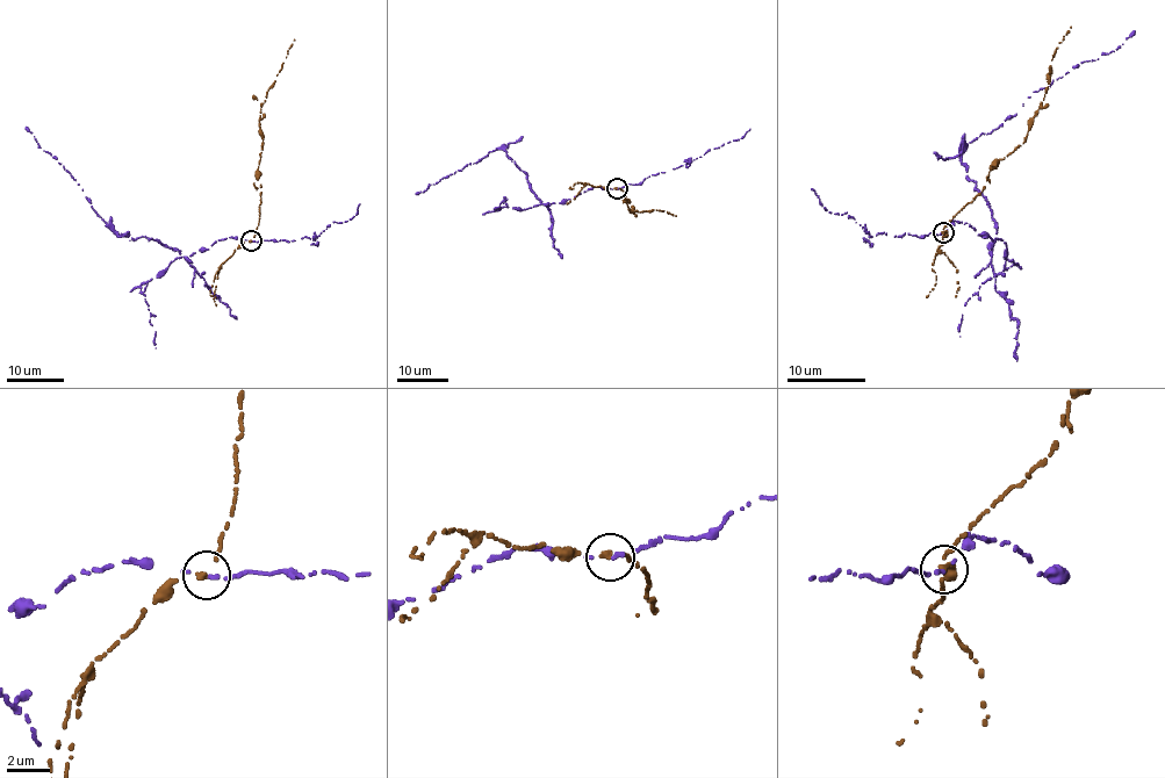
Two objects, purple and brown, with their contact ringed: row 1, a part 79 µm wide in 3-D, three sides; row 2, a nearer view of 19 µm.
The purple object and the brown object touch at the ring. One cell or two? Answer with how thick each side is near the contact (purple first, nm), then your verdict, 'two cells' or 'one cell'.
200 nm thick on the purple side, 170 nm on the other; two cells

